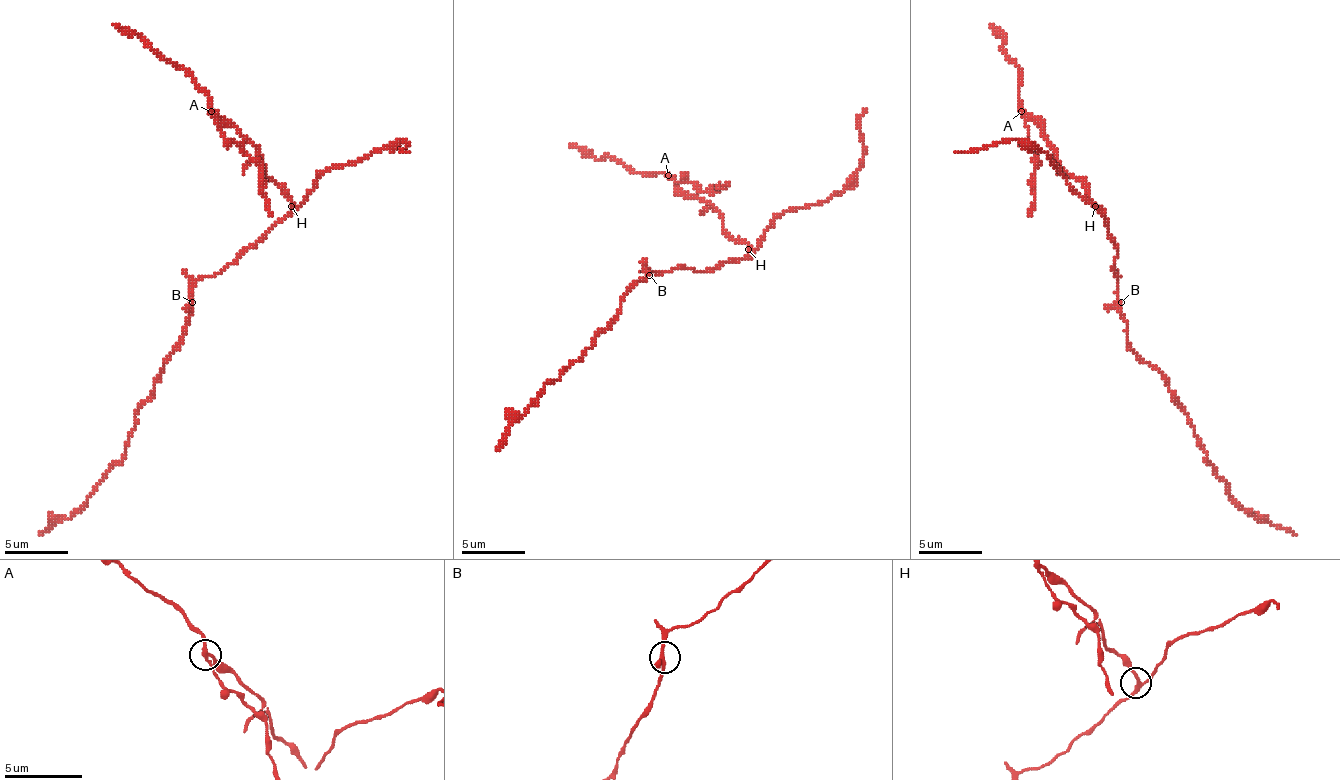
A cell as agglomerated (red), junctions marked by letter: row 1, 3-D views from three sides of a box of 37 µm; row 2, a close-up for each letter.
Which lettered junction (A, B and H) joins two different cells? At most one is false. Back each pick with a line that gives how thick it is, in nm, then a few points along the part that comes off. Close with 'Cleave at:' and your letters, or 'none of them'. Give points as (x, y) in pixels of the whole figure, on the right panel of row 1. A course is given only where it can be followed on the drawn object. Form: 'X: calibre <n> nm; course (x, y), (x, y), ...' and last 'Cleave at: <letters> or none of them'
A: calibre 200 nm; course (1022, 110), (1038, 165), (1035, 209), (1028, 216)
Cleave at: A

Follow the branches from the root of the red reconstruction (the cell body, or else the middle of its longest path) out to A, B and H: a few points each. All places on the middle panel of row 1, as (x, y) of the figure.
A: (675, 268), (713, 272), (739, 262), (748, 246), (723, 227), (710, 205), (668, 176)
B: (675, 268), (649, 272), (649, 275)
H: (675, 268), (713, 272), (726, 262), (739, 262), (748, 249)

